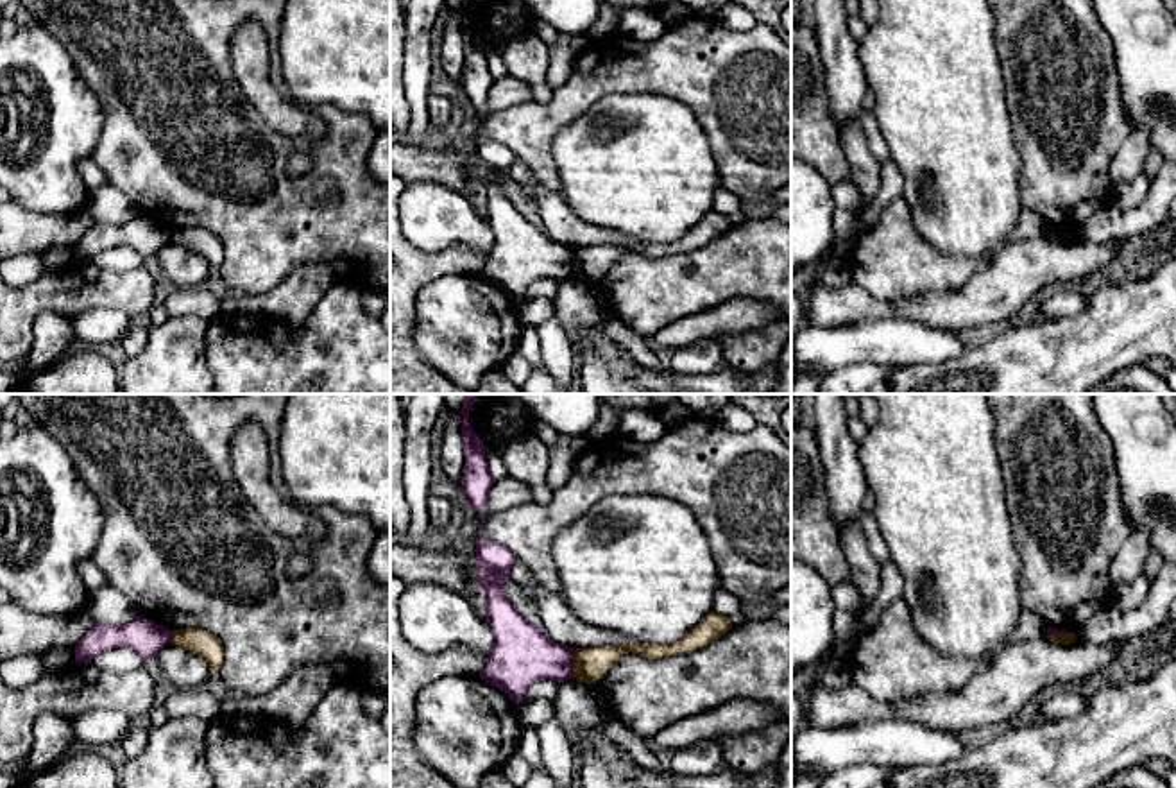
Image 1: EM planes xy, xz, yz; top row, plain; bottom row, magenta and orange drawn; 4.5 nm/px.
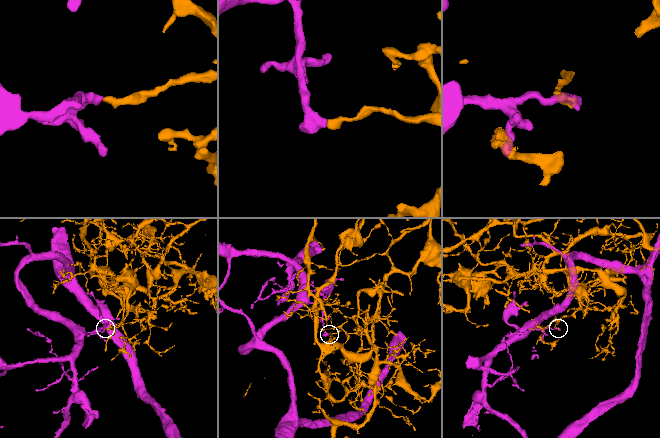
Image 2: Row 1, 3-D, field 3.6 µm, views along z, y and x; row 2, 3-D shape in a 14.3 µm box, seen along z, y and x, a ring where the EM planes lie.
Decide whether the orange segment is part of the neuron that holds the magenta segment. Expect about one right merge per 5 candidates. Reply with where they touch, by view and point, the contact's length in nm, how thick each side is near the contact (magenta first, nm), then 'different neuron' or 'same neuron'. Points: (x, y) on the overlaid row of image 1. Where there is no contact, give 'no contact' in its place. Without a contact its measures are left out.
xz (571, 663) | 120 nm | 280/160 nm | different neuron

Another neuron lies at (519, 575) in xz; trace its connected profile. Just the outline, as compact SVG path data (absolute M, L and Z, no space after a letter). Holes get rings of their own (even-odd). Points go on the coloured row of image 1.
M517 559L514 561L508 571L508 578L510 578L510 584L523 586L523 587L533 587L533 575Z

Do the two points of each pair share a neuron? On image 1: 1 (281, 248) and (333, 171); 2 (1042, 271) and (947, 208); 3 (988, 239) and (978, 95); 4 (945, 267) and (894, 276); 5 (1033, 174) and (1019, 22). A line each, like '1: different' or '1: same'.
1: same
2: different
3: same
4: same
5: same

